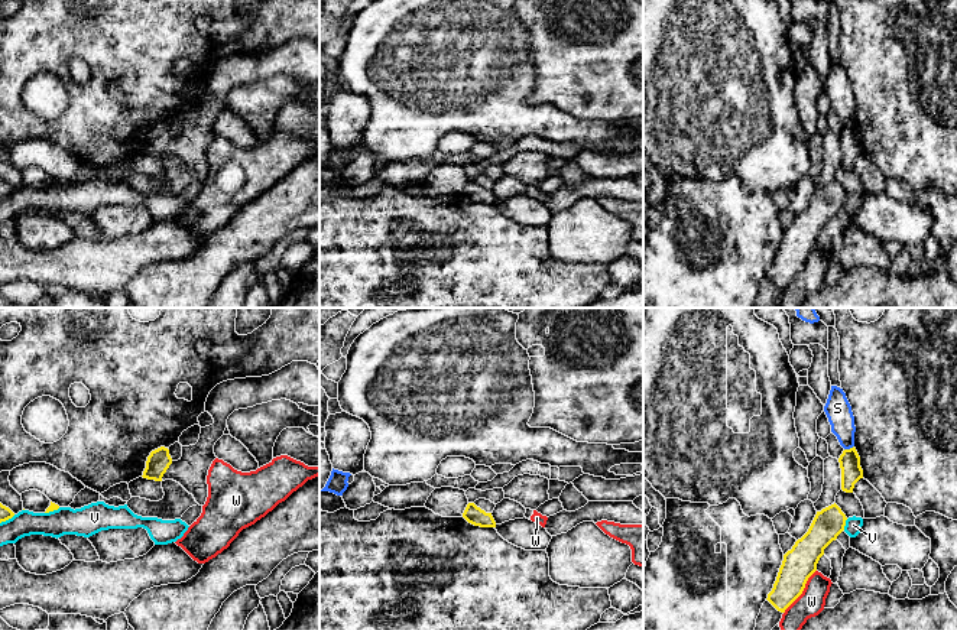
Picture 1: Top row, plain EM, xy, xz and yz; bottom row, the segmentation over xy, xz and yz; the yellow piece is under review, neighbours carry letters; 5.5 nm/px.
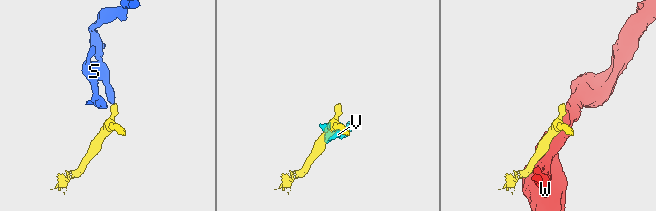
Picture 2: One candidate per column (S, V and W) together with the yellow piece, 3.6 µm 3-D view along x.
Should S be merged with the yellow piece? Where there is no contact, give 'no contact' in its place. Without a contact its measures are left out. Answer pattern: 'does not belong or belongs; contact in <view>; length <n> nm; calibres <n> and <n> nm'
does not belong; contact in yz; length 60 nm; calibres 120 and 140 nm

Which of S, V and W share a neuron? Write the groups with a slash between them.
S / V / W

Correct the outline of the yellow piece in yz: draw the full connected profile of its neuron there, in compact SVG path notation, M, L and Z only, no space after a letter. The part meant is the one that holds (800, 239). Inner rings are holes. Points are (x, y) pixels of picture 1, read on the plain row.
M834 179L817 188L808 208L784 231L768 277L781 289L802 270L808 254L817 247L824 225L844 207L846 191Z

